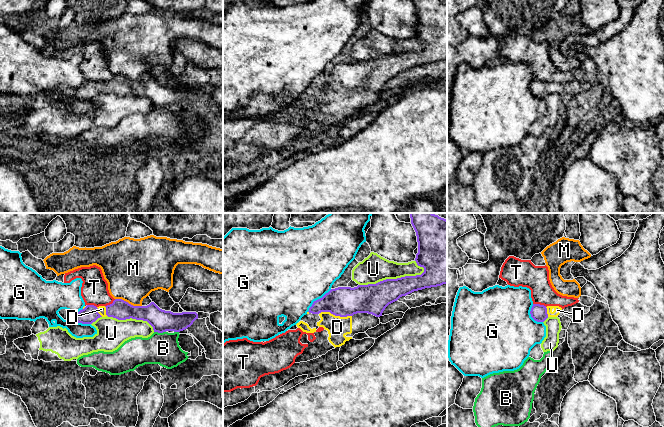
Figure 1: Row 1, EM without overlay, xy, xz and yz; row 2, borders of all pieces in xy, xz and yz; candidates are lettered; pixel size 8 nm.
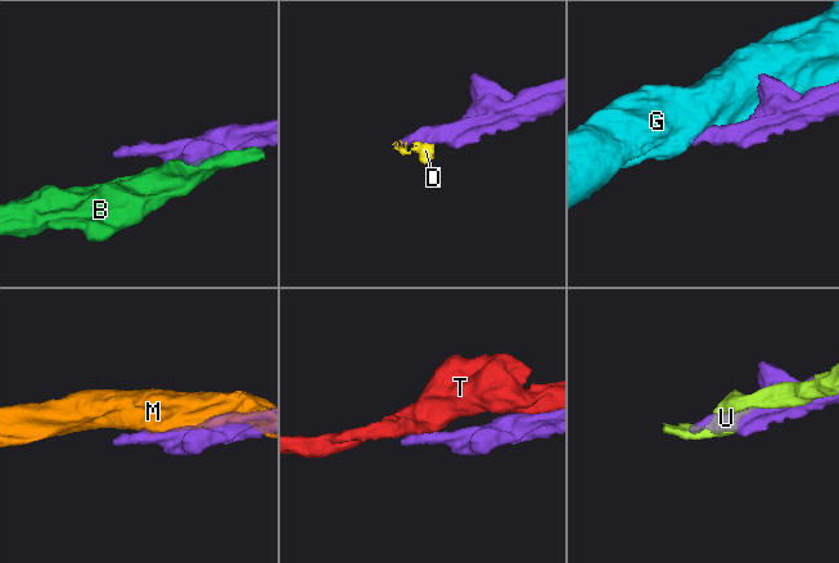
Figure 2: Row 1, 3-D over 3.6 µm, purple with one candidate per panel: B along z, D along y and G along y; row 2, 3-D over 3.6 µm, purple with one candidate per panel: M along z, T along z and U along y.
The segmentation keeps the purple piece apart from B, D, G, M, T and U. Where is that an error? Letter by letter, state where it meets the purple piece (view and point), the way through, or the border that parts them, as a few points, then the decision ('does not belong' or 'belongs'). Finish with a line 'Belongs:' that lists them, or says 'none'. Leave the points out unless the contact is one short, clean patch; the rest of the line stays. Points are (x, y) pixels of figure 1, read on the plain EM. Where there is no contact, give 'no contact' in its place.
B: meets purple in xy at (160, 108); does not belong
D: meets purple in xz at (336, 91); runs through xz (343, 77), (336, 84), (336, 91), (337, 103); belongs
G: meets purple in xz at (318, 75); does not belong
M: meets purple in xy at (127, 78); does not belong
T: meets purple in yz at (539, 80); does not belong
U: meets purple in xz at (392, 55); does not belong
Belongs: D

